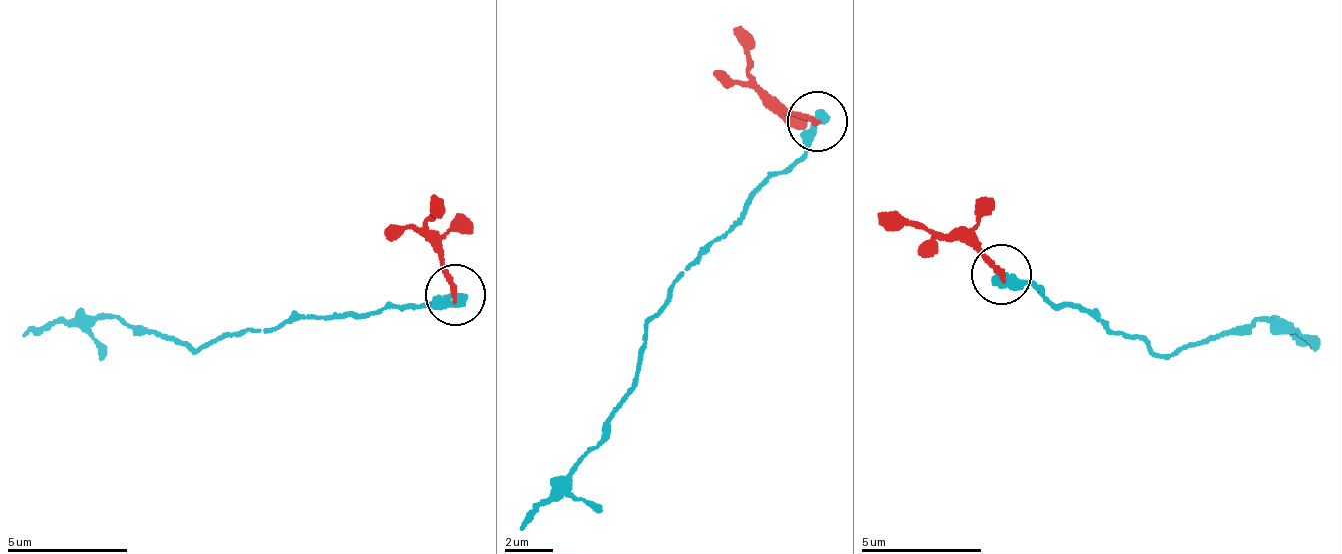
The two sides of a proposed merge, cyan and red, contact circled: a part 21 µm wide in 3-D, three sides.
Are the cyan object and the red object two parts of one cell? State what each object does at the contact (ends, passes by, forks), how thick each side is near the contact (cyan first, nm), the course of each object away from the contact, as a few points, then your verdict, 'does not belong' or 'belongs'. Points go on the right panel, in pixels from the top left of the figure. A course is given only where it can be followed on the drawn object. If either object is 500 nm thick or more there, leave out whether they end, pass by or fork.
cyan ends there; red ends there; 440 nm thick on the cyan side, 240 nm on the other; cyan runs (999, 276), (1026, 280), (1156, 356), (1207, 343), (1261, 320), (1292, 329), (1312, 349); red runs (999, 276), (999, 264), (937, 231), (892, 221), (877, 211); does not belong

